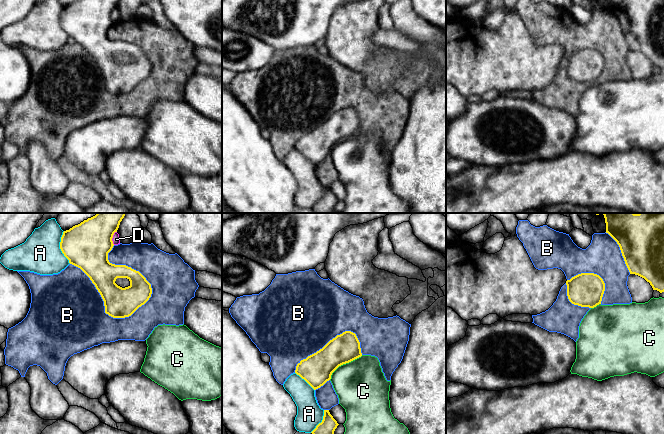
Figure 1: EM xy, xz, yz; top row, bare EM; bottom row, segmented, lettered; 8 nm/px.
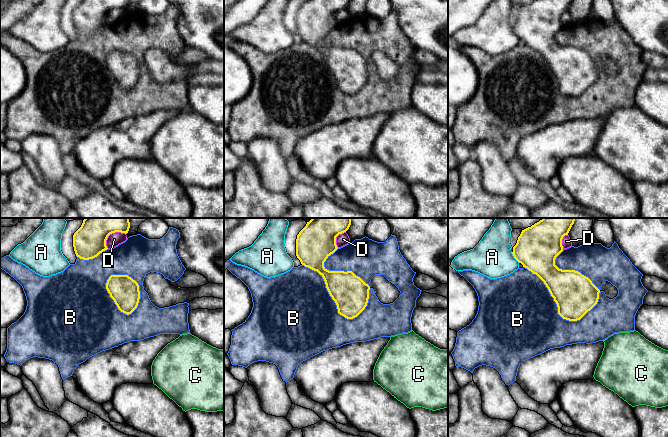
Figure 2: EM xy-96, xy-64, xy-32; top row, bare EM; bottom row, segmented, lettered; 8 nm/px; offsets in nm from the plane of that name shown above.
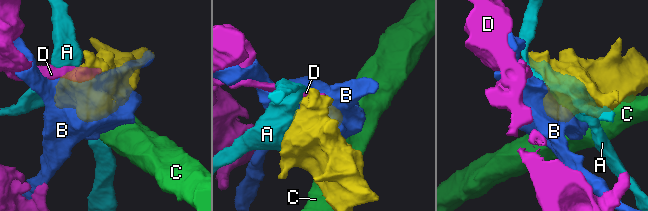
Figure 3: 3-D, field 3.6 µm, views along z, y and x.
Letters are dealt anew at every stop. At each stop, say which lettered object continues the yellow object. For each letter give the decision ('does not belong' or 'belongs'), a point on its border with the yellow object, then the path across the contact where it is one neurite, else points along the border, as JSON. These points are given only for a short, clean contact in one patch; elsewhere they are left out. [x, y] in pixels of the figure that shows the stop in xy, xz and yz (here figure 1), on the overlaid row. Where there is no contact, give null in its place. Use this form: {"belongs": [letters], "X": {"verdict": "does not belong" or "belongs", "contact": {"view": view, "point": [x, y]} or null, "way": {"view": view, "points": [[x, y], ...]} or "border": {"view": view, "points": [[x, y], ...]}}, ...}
{"belongs": [], "A": {"verdict": "does not belong", "contact": {"view": "xy", "point": [60, 247]}}, "B": {"verdict": "does not belong", "contact": {"view": "xy", "point": [105, 309]}}, "C": {"verdict": "does not belong", "contact": {"view": "xz", "point": [344, 363]}}, "D": {"verdict": "does not belong", "contact": {"view": "xy", "point": [112, 237]}}}

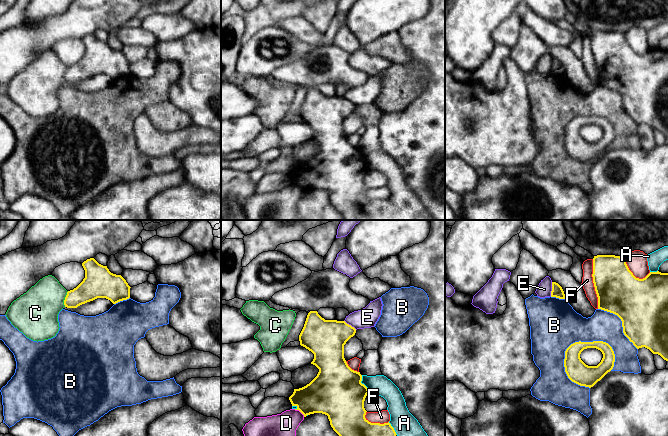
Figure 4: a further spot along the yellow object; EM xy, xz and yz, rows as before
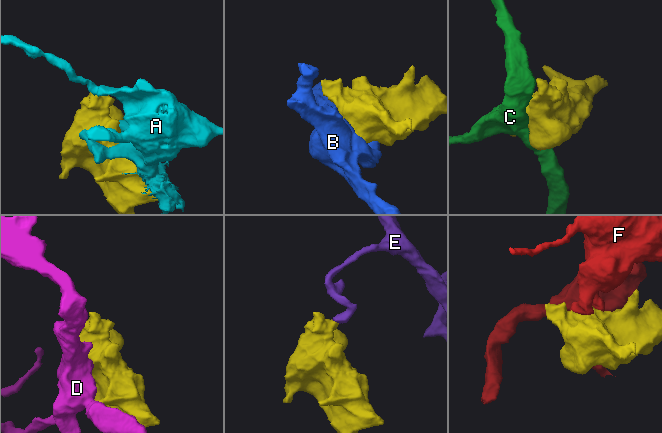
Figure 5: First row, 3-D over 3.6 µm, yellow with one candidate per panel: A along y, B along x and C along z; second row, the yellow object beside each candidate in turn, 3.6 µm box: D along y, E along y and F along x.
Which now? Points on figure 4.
{"belongs": [], "A": {"verdict": "does not belong", "contact": {"view": "xz", "point": [361, 383]}}, "B": {"verdict": "does not belong", "contact": {"view": "yz", "point": [565, 356]}}, "C": {"verdict": "does not belong", "contact": {"view": "xy", "point": [65, 299]}}, "D": {"verdict": "does not belong", "contact": {"view": "xz", "point": [299, 410]}}, "E": {"verdict": "does not belong", "contact": {"view": "yz", "point": [552, 289]}, "border": {"view": "yz", "points": [[552, 282], [550, 295]]}}, "F": {"verdict": "does not belong", "contact": {"view": "yz", "point": [594, 284]}}}

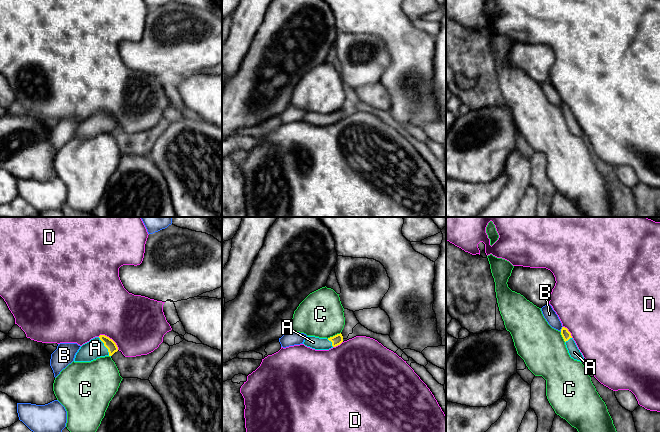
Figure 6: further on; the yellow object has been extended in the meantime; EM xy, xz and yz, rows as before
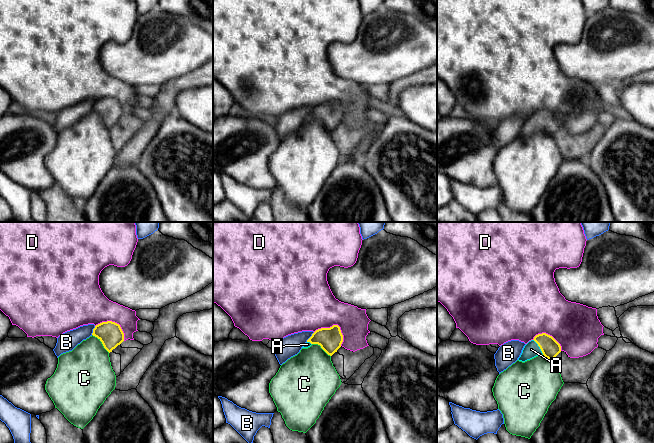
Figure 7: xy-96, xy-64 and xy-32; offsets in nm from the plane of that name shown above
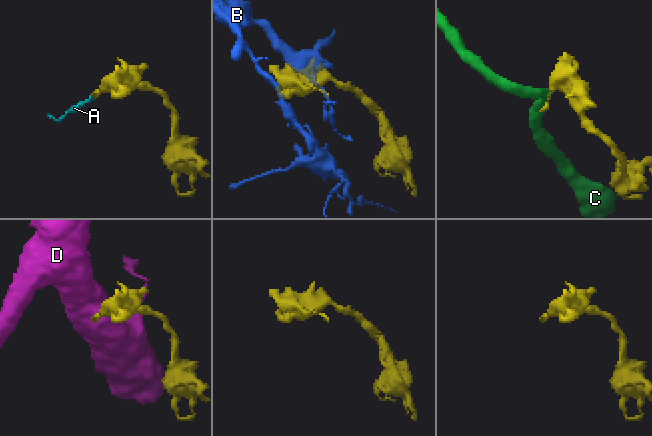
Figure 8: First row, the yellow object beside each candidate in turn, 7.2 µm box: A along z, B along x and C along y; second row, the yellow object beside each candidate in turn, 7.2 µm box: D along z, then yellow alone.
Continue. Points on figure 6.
{"belongs": ["A"], "A": {"verdict": "belongs", "contact": {"view": "xy", "point": [105, 346]}, "way": {"view": "xy", "points": [[108, 343], [105, 346], [95, 348]]}}, "B": {"verdict": "does not belong", "contact": {"view": "yz", "point": [561, 329]}}, "C": {"verdict": "does not belong", "contact": {"view": "xz", "point": [333, 336]}}, "D": {"verdict": "does not belong", "contact": {"view": "xy", "point": [109, 338]}}}

